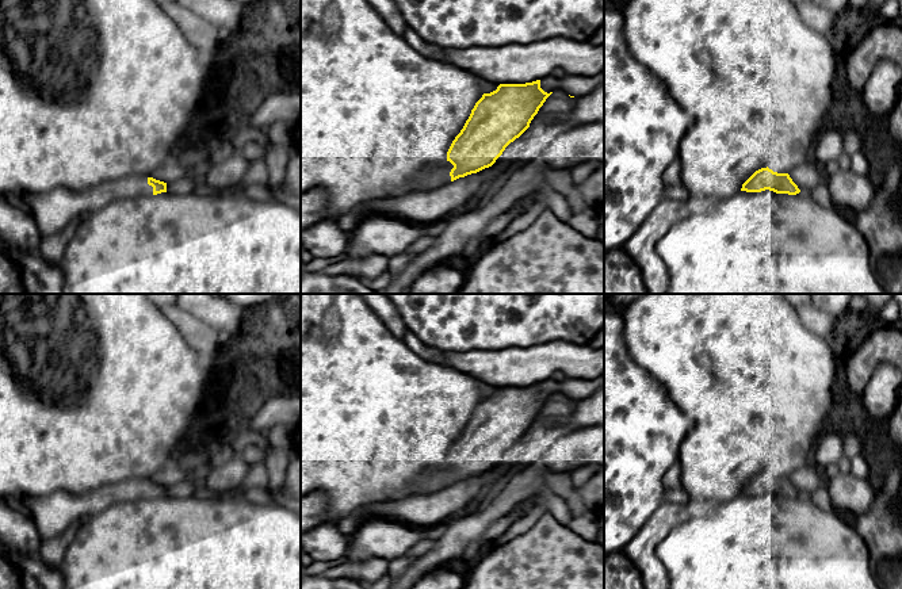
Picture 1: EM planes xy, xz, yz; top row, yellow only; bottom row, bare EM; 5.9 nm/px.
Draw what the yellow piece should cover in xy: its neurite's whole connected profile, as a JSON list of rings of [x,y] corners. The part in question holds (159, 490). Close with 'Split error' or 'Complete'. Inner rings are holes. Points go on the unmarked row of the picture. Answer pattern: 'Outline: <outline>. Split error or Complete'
Outline: [[[123,481],[96,487],[84,494],[54,492],[43,497],[24,498],[19,506],[35,524],[42,540],[56,540],[84,516],[96,516],[121,501],[167,496],[167,486],[153,481]]]. Split error

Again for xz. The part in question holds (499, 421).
Outline: [[[540,383],[525,387],[500,387],[496,394],[484,397],[475,406],[460,436],[447,455],[447,467],[429,473],[412,494],[440,492],[459,481],[477,477],[492,470],[505,451],[519,441],[528,431],[539,412],[553,395],[540,391]]]. Split error

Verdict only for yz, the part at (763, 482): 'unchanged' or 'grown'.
unchanged

